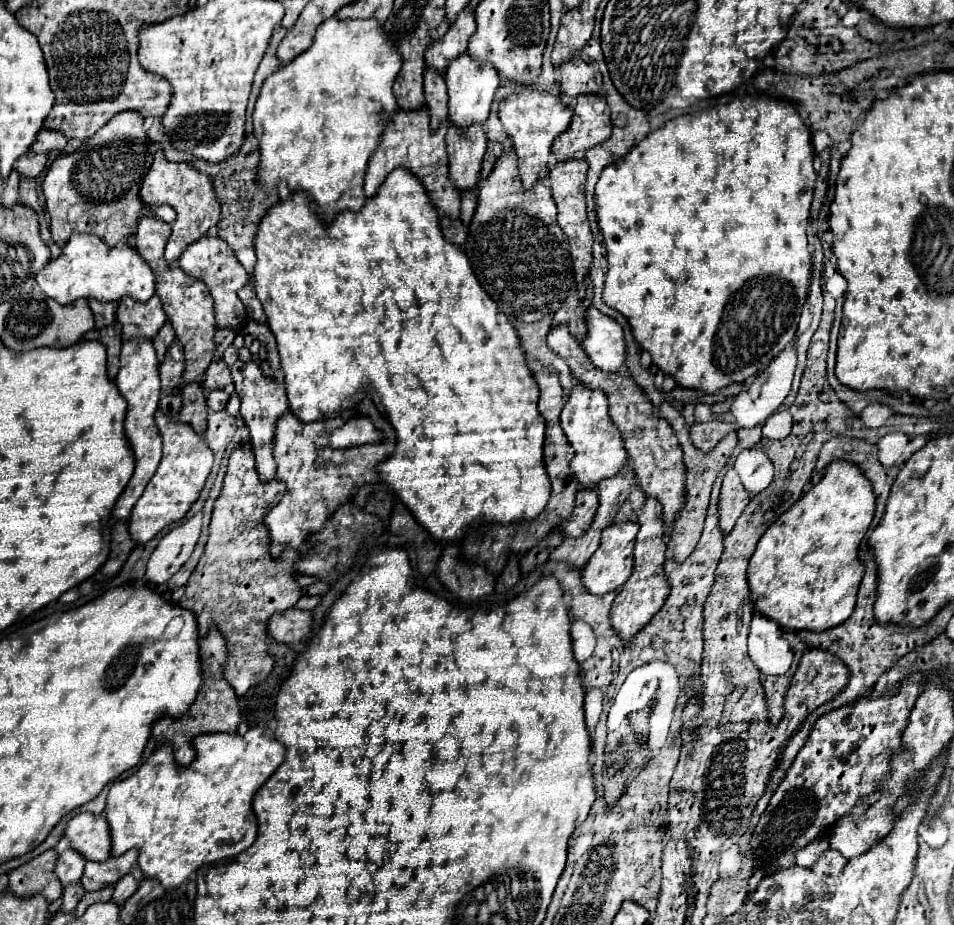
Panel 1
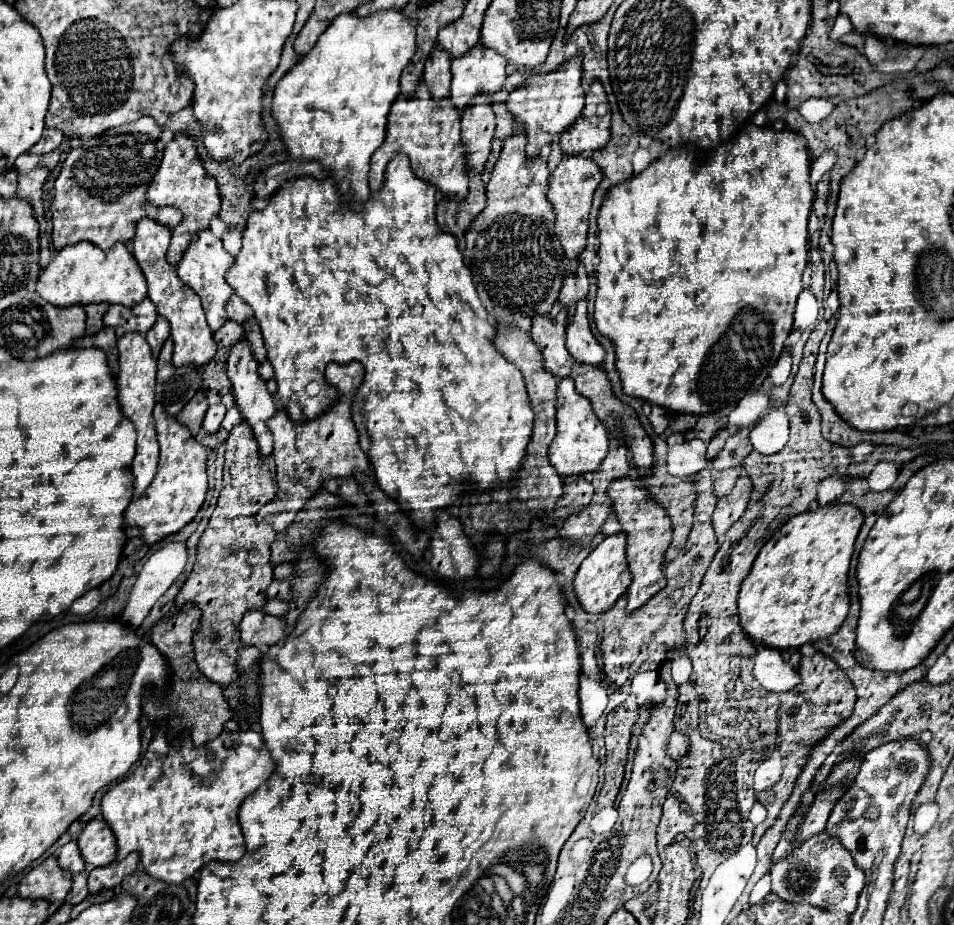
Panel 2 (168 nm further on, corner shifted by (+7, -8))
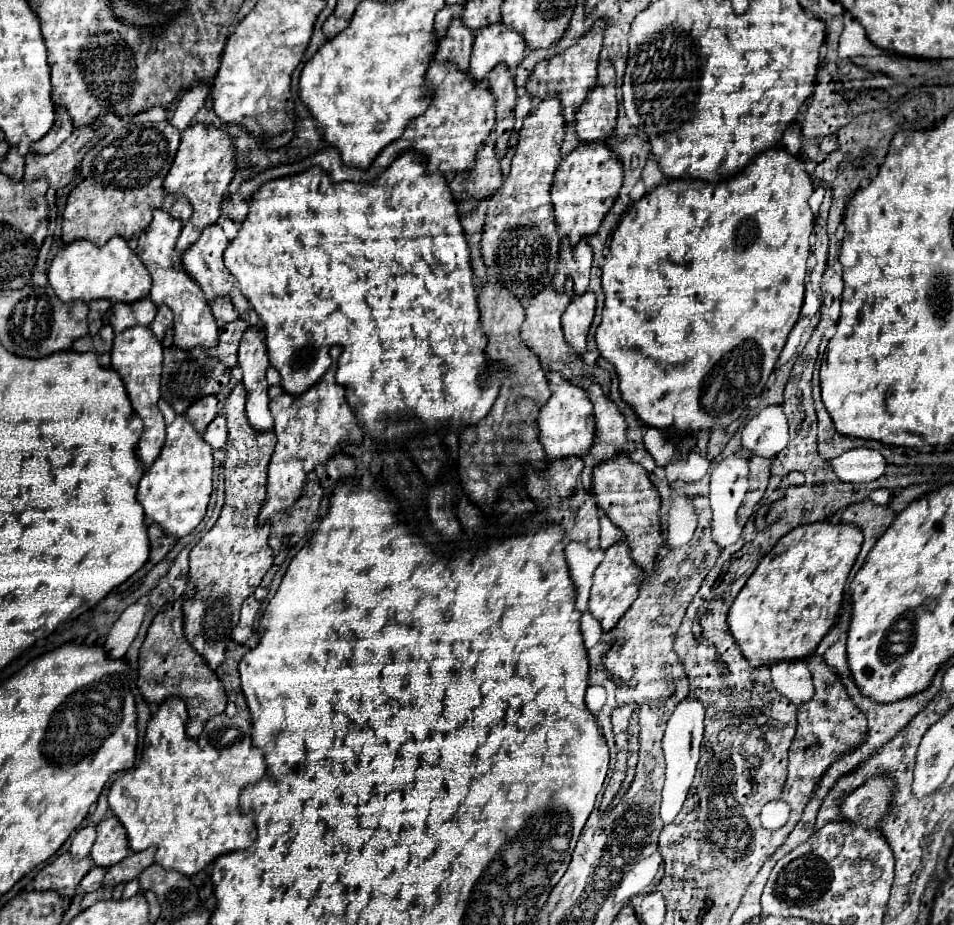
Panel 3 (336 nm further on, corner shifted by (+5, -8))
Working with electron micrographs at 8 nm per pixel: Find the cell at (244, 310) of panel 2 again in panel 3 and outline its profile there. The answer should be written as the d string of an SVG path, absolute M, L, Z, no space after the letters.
M229 296L215 298L215 302L211 302L211 310L213 310L213 316L215 316L215 320L217 320L219 326L225 326L225 324L229 324L229 322L233 322L233 320L239 318L239 312L231 304Z

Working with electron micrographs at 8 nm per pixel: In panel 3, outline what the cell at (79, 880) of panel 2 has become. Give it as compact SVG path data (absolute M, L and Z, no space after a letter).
M99 866L91 868L91 870L87 872L87 876L81 880L81 888L83 888L83 892L95 892L95 890L99 890L105 872L107 872L107 870L105 870L105 868L99 868Z

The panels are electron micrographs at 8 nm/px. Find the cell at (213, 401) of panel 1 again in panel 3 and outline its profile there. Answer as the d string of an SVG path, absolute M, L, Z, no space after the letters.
M219 414L205 430L203 434L205 442L209 446L213 446L213 450L219 450L219 448L225 448L225 442L227 442L227 426L225 426L225 416Z

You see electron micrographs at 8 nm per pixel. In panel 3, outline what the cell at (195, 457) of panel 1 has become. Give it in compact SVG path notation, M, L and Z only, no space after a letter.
M159 400L159 410L165 416L167 440L153 466L141 478L137 500L145 510L147 522L157 522L165 530L165 534L183 538L205 518L211 496L213 448L191 426L191 422L187 422L183 414L175 414L165 400Z

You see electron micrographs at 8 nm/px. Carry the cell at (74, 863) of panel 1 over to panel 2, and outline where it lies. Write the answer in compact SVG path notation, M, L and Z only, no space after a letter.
M71 840L67 842L63 848L61 848L61 854L59 854L59 866L69 872L71 876L77 876L79 872L85 870L85 862L79 854L79 848L77 848L77 842Z

